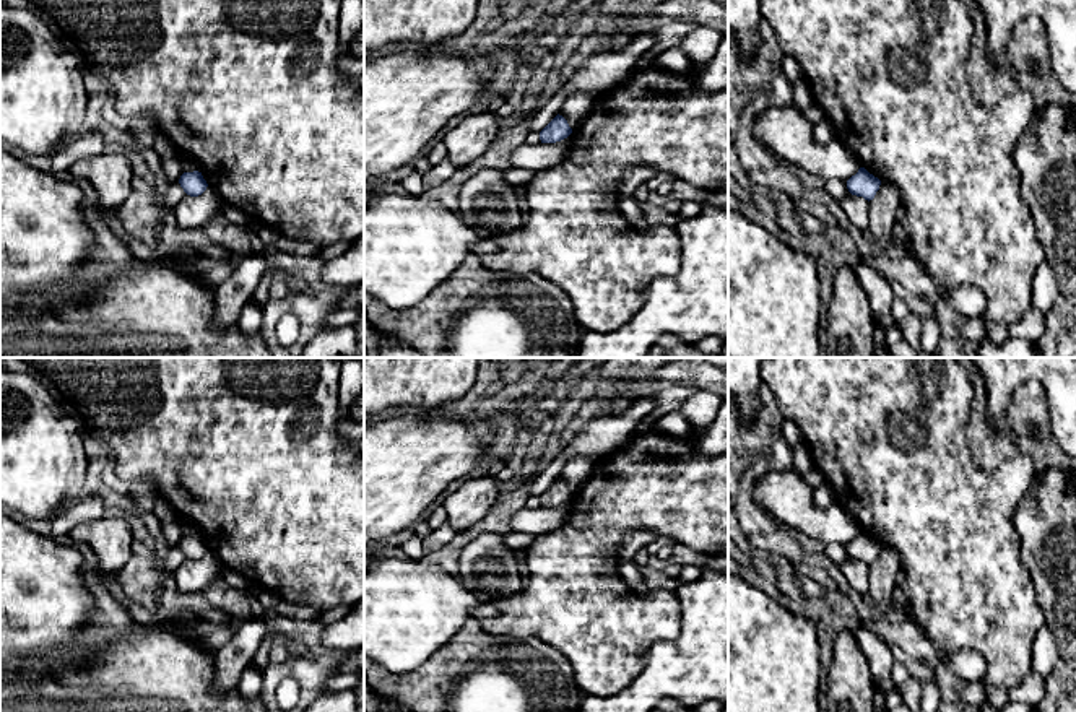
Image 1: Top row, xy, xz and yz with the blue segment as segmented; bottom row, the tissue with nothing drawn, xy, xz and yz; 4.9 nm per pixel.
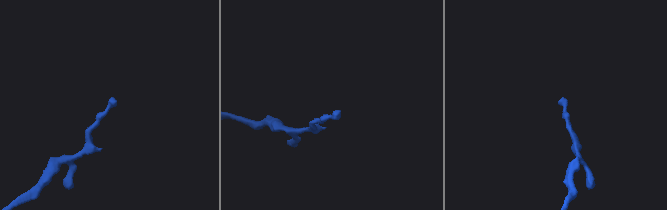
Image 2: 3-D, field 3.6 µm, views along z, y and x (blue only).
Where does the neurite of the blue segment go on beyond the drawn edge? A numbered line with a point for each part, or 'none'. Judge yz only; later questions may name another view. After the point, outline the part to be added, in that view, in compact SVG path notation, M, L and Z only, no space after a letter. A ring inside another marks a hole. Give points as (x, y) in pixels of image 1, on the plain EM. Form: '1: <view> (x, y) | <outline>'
none

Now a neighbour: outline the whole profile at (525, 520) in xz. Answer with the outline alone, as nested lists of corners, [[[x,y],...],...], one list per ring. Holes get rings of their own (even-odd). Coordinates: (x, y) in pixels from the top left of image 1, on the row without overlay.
[[[572,499],[556,507],[523,507],[510,517],[509,527],[512,532],[535,536],[553,532],[561,527],[567,519],[571,501]]]

